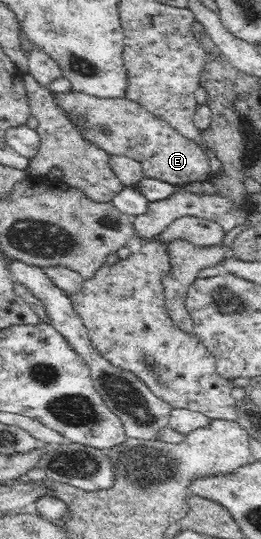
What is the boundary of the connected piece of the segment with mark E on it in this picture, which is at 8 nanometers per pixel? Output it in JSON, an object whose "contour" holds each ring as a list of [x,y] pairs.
{"contour":[[[57,95],[55,101],[64,108],[66,115],[79,113],[83,116],[88,126],[79,128],[79,131],[85,140],[95,144],[101,151],[108,151],[111,156],[125,155],[138,161],[146,177],[177,185],[193,184],[194,180],[212,180],[215,177],[203,150],[196,142],[181,135],[171,124],[138,103],[125,97],[103,99],[92,95]]]}

